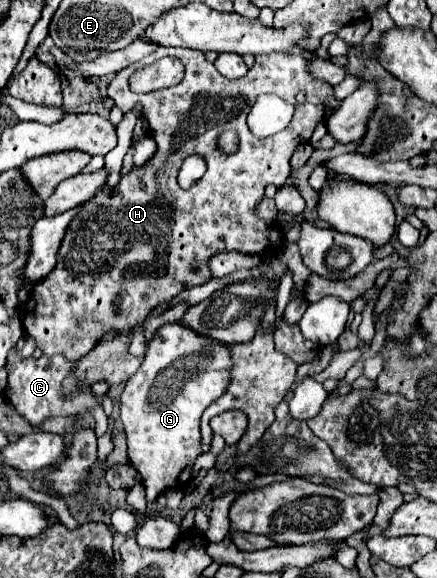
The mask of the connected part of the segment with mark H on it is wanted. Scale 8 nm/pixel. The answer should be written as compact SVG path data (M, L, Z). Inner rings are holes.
M158 48L146 58L142 58L138 64L128 66L118 72L110 84L108 84L108 98L114 100L114 104L126 114L132 112L136 104L144 106L142 114L148 120L150 136L156 140L156 154L144 164L144 166L132 166L132 170L124 176L120 176L118 186L112 190L106 184L84 204L80 204L78 214L68 224L64 240L58 250L56 266L54 270L42 280L40 284L34 284L28 296L28 302L20 306L20 318L24 332L34 338L36 348L40 348L44 354L62 354L66 360L80 360L86 356L96 344L102 342L102 338L108 332L114 332L116 336L122 332L130 332L134 324L146 320L146 316L160 304L170 302L176 294L182 290L202 286L206 284L212 274L208 260L220 252L242 252L242 254L264 254L272 246L272 224L256 216L256 206L264 198L264 188L268 184L282 186L284 180L290 176L290 158L292 152L298 148L298 144L304 144L310 140L314 126L318 122L324 122L330 118L330 112L338 108L338 102L334 100L332 86L316 80L306 70L308 60L300 54L256 54L254 66L248 70L248 74L242 80L224 80L214 68L212 62L204 58L200 50L188 50L188 48ZM162 56L174 56L182 60L186 66L186 76L182 84L150 94L132 94L128 88L128 78L133 70L138 70L148 63L160 60ZM298 92L306 94L306 104L294 104L294 98ZM260 94L278 94L282 100L290 102L294 106L292 122L286 130L270 136L270 138L256 138L248 124L246 116ZM222 130L236 130L240 136L240 150L234 156L222 156L216 148L216 136ZM200 152L200 156L206 160L208 170L204 178L196 182L196 186L182 190L176 182L180 164L186 156ZM192 264L198 264L200 270L192 270Z

